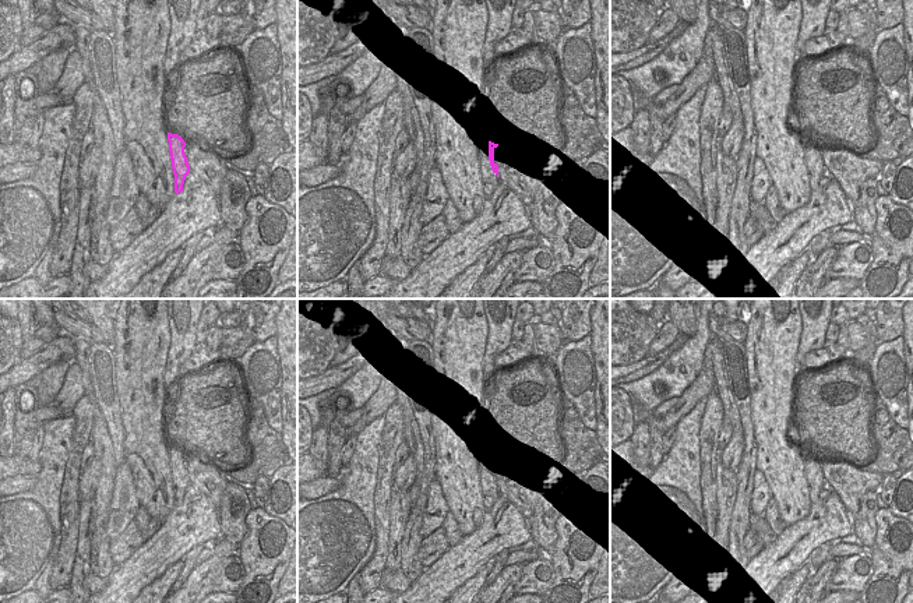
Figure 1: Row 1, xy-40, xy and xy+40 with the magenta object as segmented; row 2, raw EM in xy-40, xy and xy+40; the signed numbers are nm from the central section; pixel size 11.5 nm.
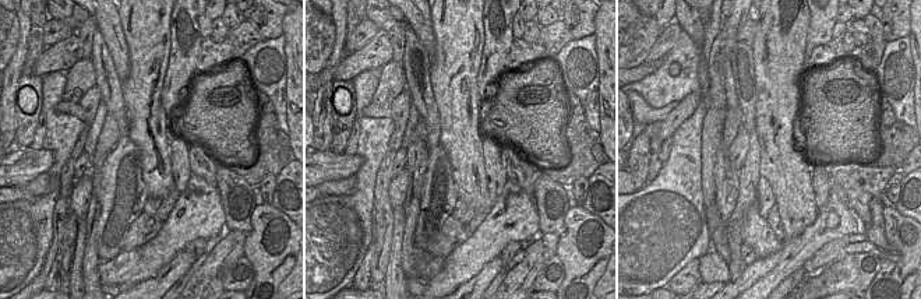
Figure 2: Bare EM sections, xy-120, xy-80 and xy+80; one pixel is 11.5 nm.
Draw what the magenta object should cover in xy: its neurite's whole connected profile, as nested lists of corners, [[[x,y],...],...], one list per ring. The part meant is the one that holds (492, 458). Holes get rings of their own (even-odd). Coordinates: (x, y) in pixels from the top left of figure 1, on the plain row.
[[[489,454],[489,473],[493,486],[496,486],[498,490],[498,496],[500,496],[500,490],[504,489],[504,483],[507,482],[505,462],[507,459]]]

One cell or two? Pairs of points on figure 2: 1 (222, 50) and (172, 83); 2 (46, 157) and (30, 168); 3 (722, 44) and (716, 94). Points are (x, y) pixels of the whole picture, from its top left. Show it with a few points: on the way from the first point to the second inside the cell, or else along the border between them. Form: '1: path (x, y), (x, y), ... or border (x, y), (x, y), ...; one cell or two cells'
1: border (203, 39), (196, 60), (196, 71); two cells
2: path (42, 159), (34, 166); one cell
3: path (719, 56), (716, 60), (716, 81); one cell

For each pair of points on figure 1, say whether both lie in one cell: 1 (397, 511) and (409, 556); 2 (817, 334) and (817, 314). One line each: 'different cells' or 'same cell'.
1: different cells
2: same cell

